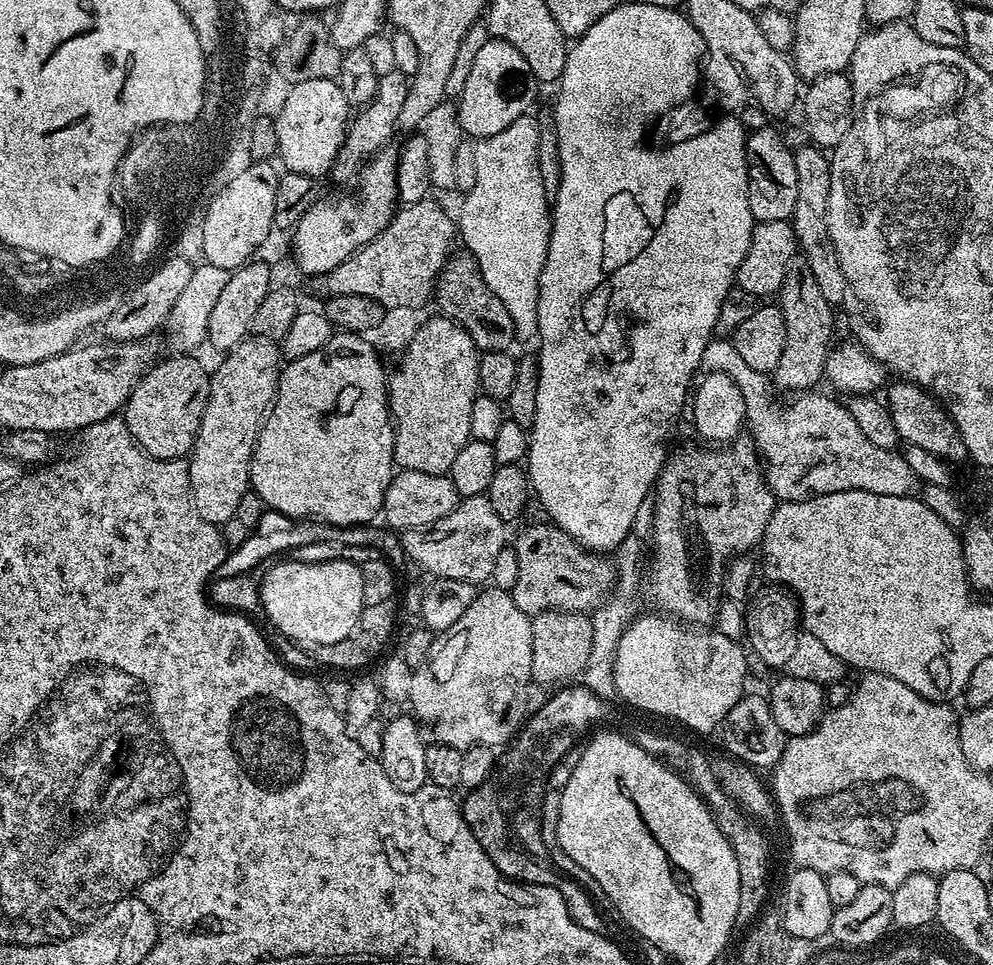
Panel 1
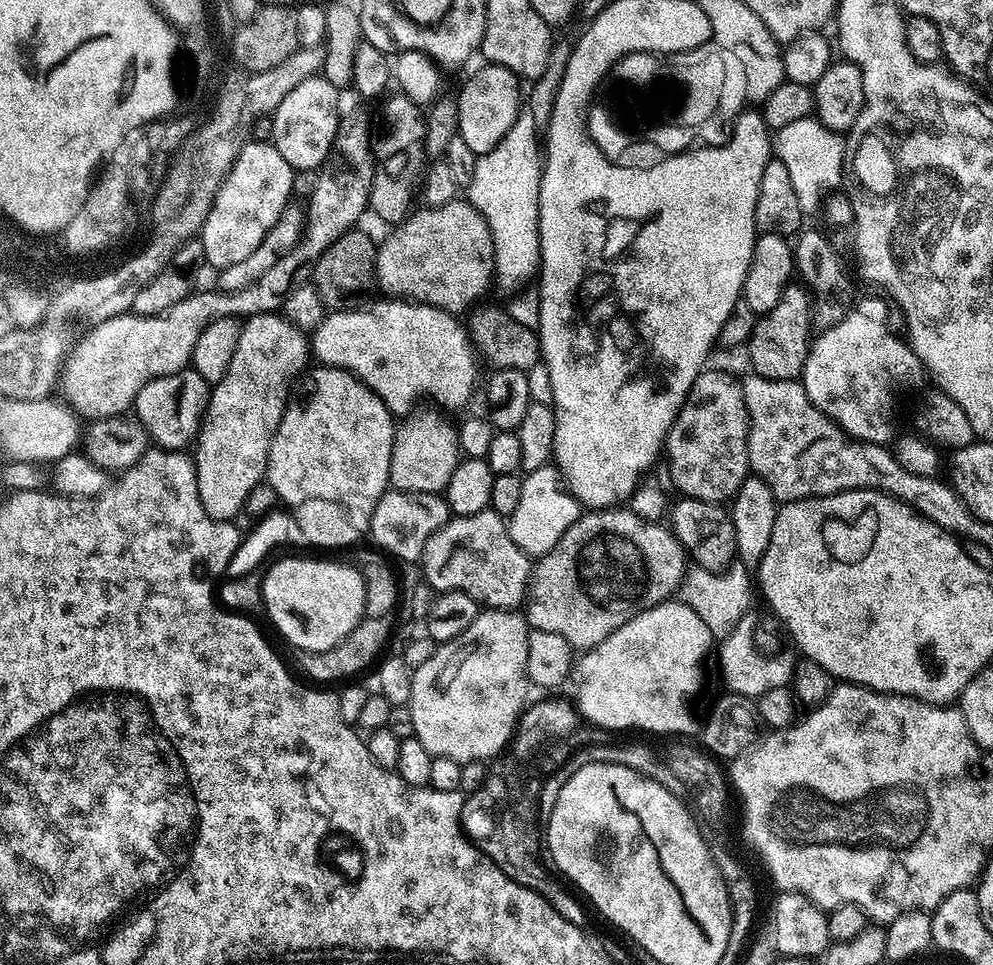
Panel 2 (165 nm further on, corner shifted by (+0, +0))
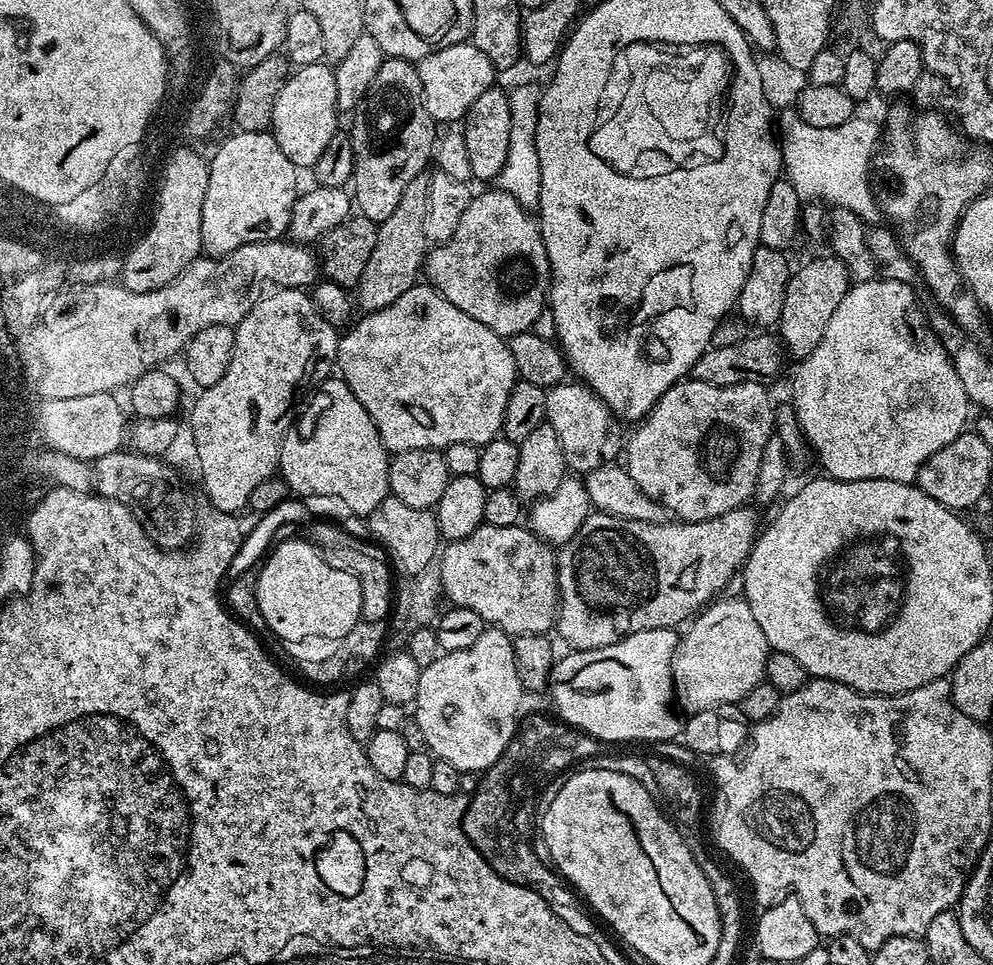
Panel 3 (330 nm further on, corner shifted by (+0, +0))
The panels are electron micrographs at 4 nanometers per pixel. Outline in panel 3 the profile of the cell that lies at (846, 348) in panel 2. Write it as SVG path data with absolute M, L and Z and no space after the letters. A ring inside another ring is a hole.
M877 278L861 284L853 283L849 287L846 298L838 302L838 310L834 310L834 318L830 318L830 326L826 326L826 334L822 334L822 342L814 346L814 350L804 360L799 361L796 377L792 380L791 407L796 409L796 421L800 423L800 433L804 435L807 447L816 451L820 464L833 480L893 480L903 484L911 484L916 479L918 470L930 458L930 454L938 454L942 446L950 446L954 438L958 438L969 427L968 408L970 401L966 394L966 386L962 386L962 378L958 378L958 370L954 370L948 351L941 346L939 340L928 326L926 312L920 309L916 301L917 289L906 282L894 282Z

